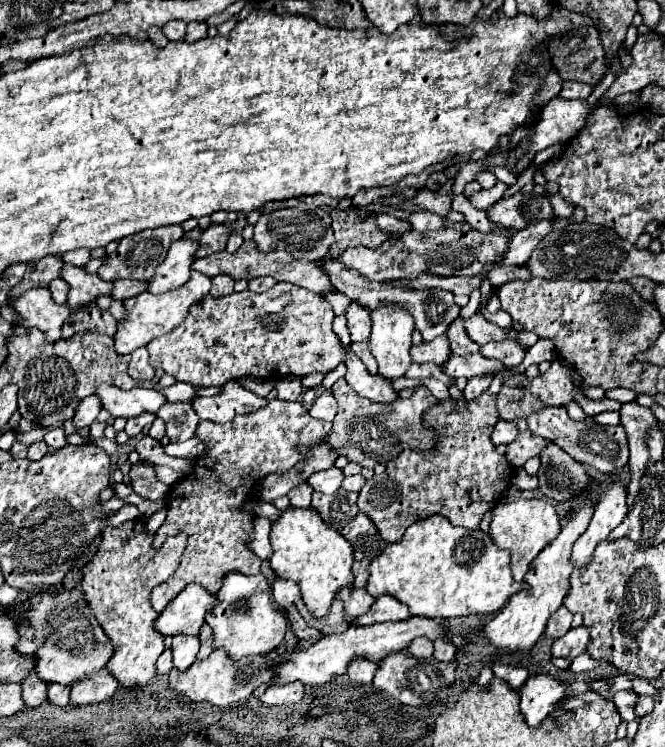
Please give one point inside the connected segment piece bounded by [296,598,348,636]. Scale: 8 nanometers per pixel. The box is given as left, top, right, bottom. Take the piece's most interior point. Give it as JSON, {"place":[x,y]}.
{"place":[334,622]}

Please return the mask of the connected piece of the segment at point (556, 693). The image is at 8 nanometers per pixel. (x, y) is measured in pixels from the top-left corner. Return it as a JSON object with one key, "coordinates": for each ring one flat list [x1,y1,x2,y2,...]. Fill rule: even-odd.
{"coordinates":[[536,674,526,680,518,690,520,710,530,728,542,724,542,720,554,710,556,702,564,698,564,684,546,674]]}

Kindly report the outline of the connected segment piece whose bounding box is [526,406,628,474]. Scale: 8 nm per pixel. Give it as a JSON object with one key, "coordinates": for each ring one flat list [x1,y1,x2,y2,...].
{"coordinates":[[546,406,544,410,536,410,536,414,530,414,526,422,532,434,538,434,542,438,556,442,574,460,588,464,602,474,620,474,628,464,628,442,626,442,624,426,602,426,596,422,586,426,584,422,572,420,566,408,562,406]]}

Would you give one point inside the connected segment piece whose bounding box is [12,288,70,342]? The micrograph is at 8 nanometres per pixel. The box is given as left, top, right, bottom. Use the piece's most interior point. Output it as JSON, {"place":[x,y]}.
{"place":[38,310]}

